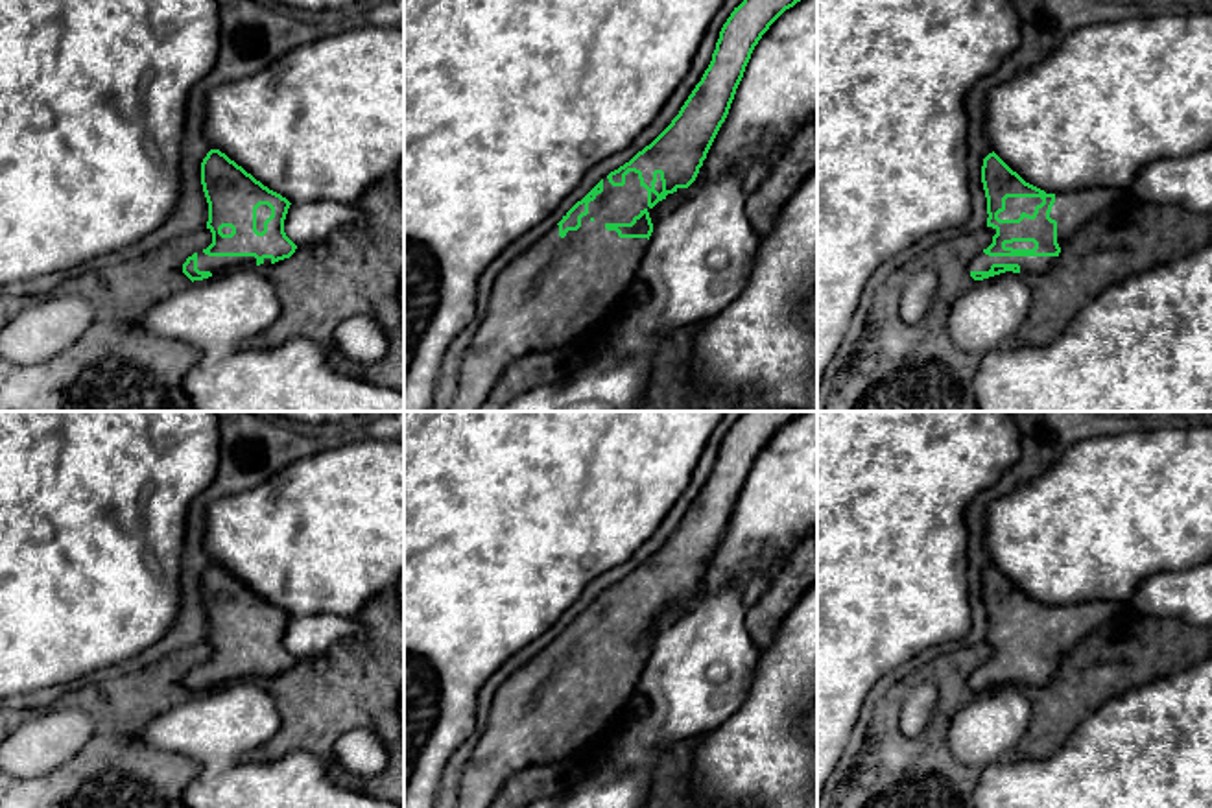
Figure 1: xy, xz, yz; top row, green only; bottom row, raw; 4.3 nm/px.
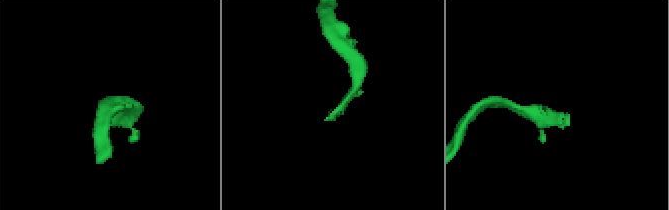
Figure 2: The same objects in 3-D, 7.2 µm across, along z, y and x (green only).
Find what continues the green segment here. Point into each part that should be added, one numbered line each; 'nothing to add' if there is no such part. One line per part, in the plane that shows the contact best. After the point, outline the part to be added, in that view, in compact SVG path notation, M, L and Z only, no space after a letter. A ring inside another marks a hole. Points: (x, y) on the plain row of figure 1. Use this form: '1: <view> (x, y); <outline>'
1: xz (559, 701); M629 585L624 600L612 600L605 590L603 605L588 616L588 627L581 631L577 644L568 644L561 651L555 636L518 668L494 694L485 731L461 771L454 808L491 808L496 795L518 771L566 760L598 736L607 734L614 721L627 712L649 653L620 651L605 638L631 636L644 622L655 640L657 633L651 629L648 603L640 598L638 587Z

